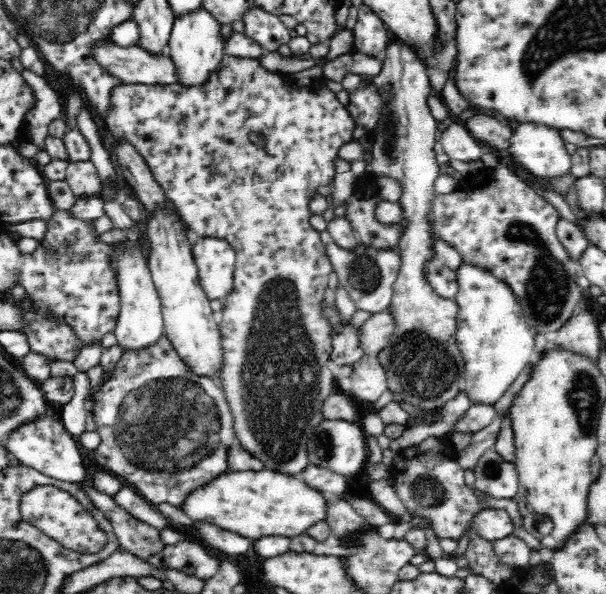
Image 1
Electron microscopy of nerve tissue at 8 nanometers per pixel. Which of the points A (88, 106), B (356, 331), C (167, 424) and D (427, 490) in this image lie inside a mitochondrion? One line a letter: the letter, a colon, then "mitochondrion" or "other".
A: other
B: other
C: mitochondrion
D: mitochondrion

